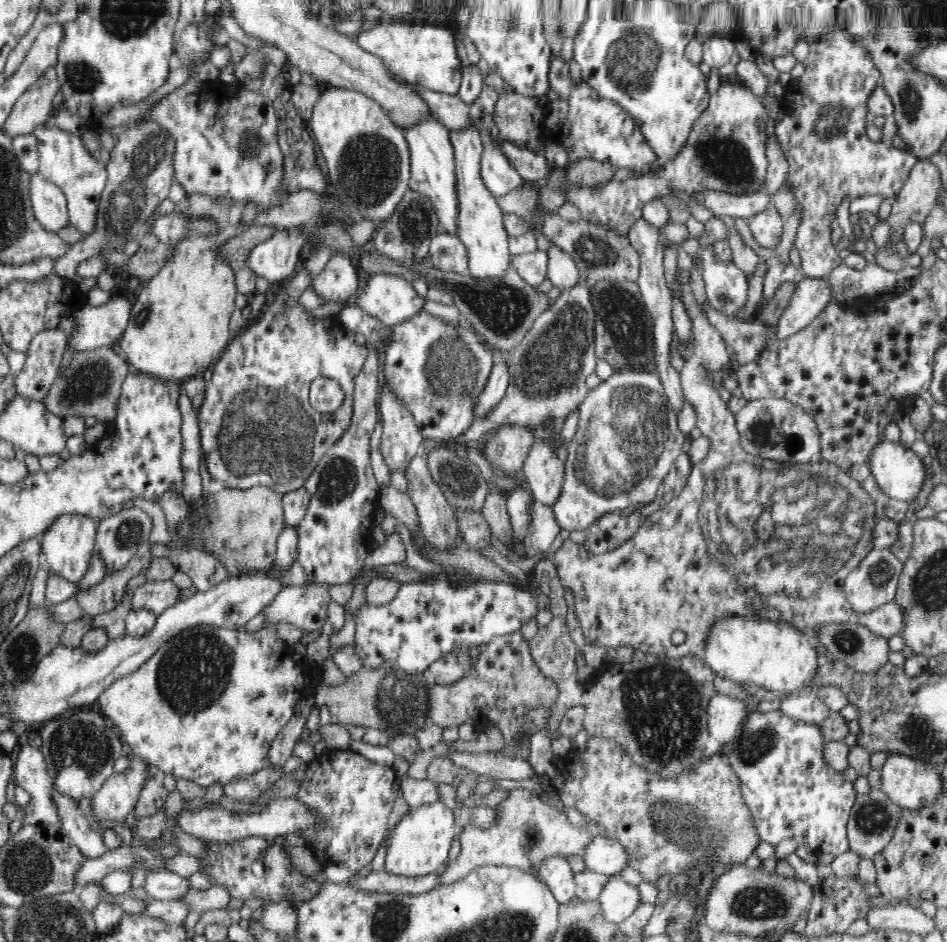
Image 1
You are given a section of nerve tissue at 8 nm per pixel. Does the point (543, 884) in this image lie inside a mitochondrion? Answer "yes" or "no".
no

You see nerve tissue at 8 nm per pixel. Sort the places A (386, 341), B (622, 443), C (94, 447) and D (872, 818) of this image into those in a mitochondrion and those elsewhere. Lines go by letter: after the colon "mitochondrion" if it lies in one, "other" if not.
A: other
B: mitochondrion
C: other
D: mitochondrion

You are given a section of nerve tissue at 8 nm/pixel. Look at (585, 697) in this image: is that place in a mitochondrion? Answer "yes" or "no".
no

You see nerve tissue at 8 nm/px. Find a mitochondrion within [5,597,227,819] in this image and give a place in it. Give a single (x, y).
(85, 741)

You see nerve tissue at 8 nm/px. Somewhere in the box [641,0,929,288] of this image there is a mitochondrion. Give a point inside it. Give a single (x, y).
(719, 155)

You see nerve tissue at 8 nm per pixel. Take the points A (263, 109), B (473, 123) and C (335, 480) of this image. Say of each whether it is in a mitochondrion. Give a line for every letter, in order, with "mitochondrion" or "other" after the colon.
A: other
B: other
C: mitochondrion

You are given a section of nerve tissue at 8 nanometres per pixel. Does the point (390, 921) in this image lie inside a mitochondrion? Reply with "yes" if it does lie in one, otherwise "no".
yes

